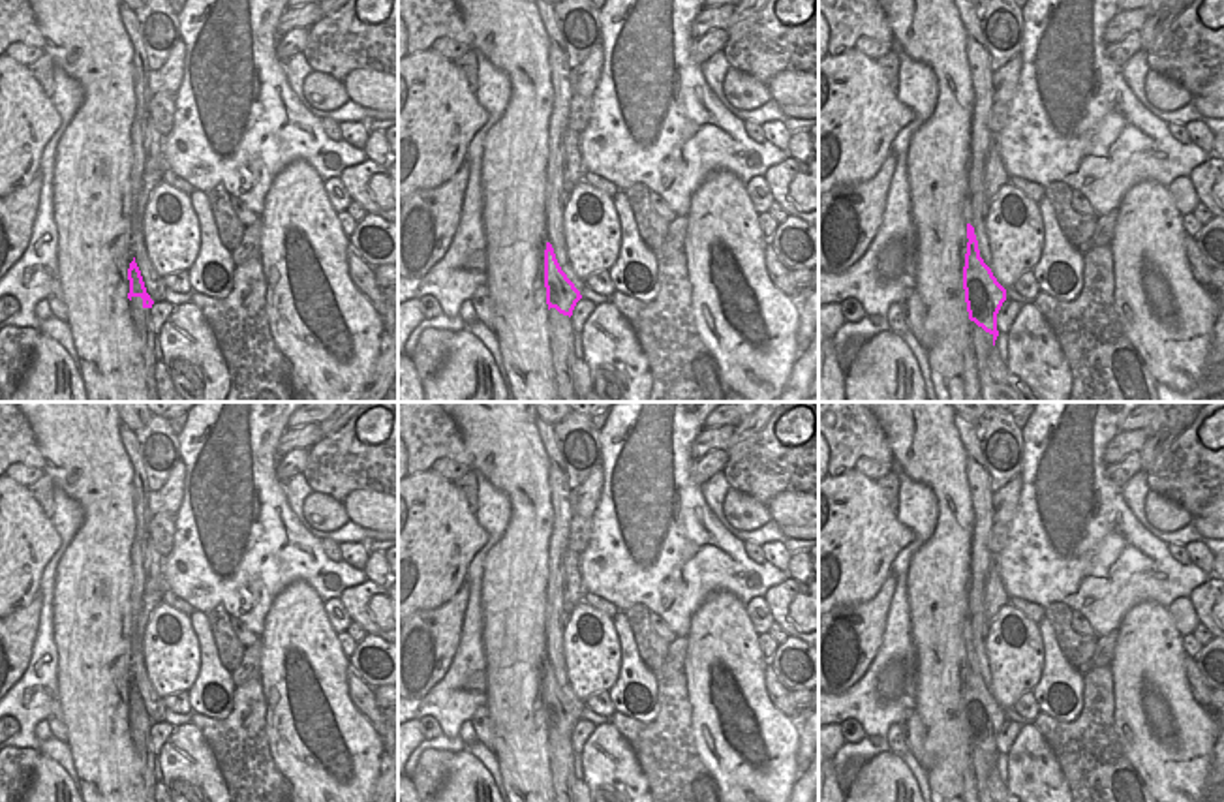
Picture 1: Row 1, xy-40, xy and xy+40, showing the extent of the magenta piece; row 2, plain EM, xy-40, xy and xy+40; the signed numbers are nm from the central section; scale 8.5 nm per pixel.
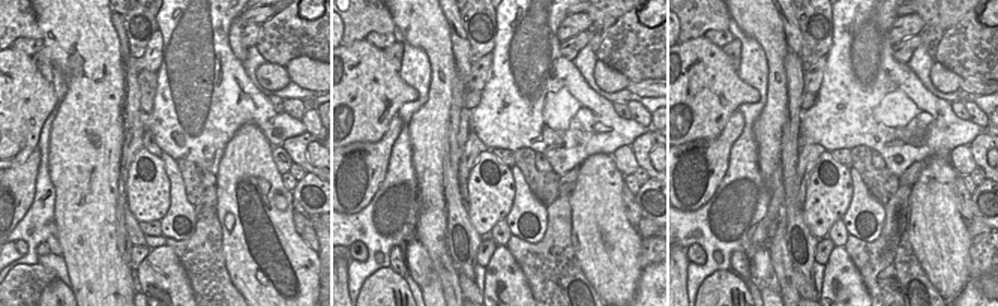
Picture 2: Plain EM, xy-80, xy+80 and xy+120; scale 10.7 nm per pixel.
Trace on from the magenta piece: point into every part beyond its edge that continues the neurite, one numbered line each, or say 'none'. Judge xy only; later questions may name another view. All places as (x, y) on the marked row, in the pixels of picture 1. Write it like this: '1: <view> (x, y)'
none

